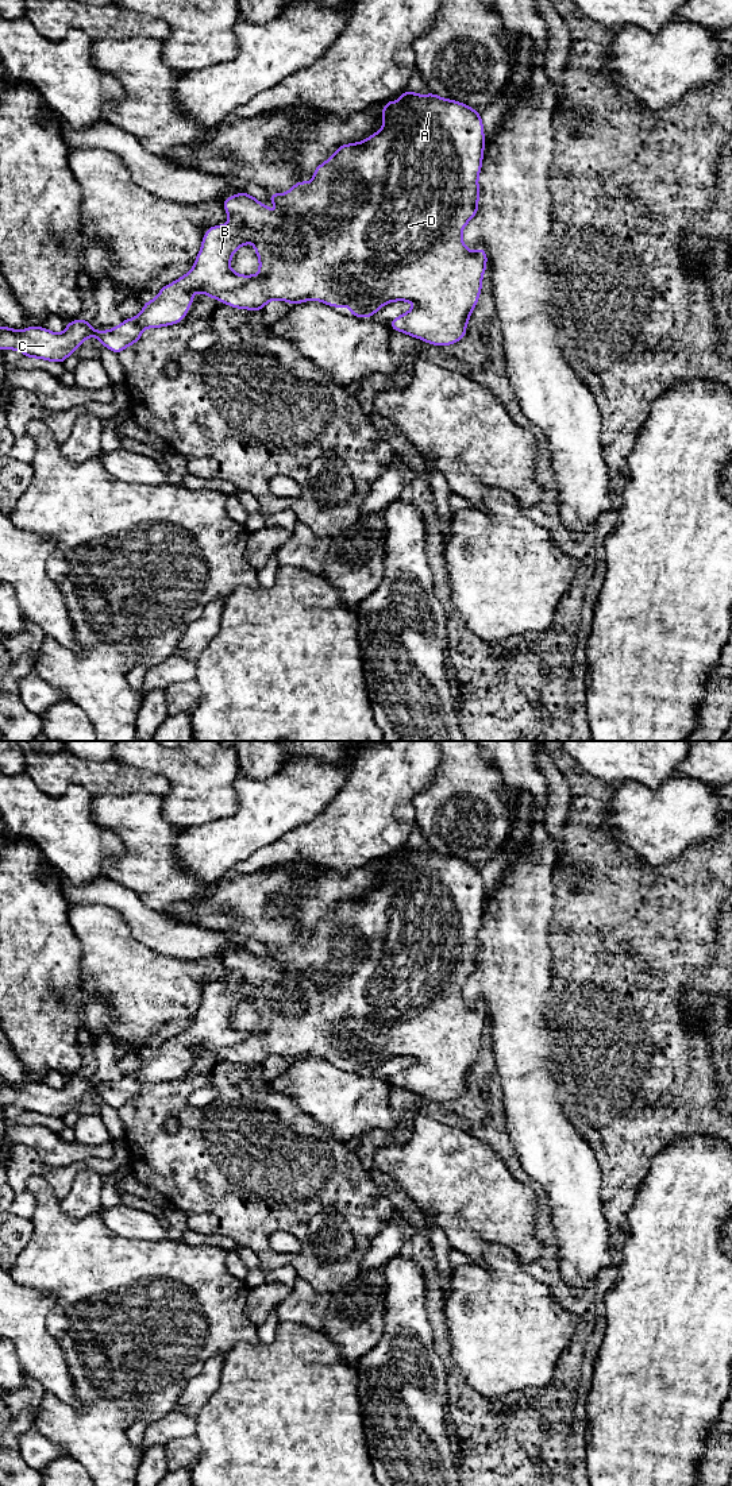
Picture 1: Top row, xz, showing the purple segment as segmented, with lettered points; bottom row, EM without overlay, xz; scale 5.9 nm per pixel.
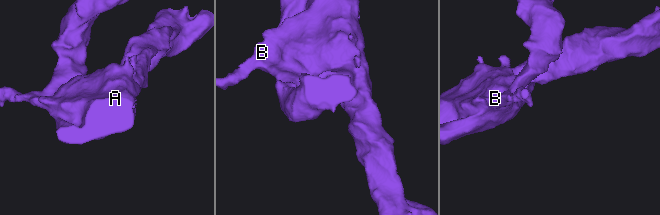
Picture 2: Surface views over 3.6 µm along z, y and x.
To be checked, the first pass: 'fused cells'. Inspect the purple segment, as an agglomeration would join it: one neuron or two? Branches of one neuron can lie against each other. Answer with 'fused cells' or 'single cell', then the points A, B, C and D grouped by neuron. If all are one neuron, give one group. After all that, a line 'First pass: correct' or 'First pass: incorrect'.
single cell; A B C D
First pass: incorrect

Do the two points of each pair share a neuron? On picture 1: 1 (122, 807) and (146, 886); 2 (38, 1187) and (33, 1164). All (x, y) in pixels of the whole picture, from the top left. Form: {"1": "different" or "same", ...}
{"1": "same", "2": "different"}

